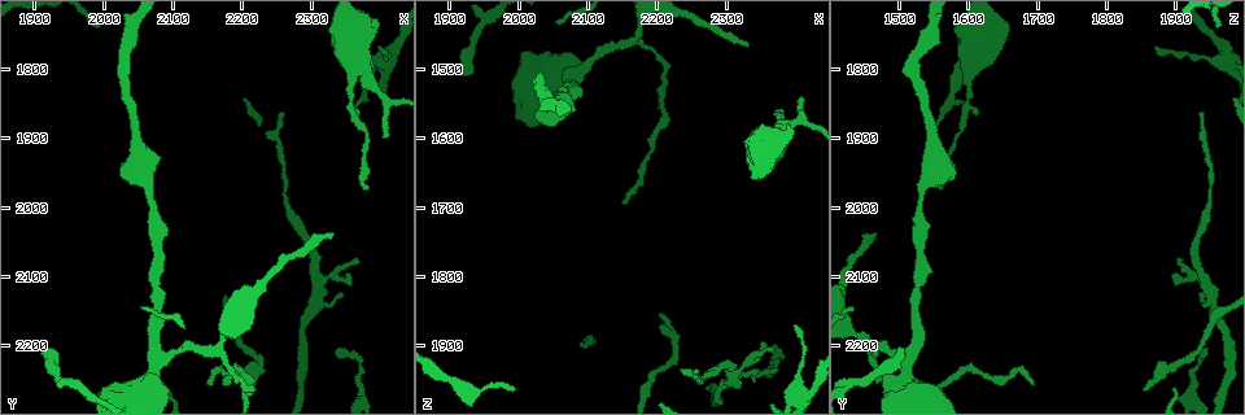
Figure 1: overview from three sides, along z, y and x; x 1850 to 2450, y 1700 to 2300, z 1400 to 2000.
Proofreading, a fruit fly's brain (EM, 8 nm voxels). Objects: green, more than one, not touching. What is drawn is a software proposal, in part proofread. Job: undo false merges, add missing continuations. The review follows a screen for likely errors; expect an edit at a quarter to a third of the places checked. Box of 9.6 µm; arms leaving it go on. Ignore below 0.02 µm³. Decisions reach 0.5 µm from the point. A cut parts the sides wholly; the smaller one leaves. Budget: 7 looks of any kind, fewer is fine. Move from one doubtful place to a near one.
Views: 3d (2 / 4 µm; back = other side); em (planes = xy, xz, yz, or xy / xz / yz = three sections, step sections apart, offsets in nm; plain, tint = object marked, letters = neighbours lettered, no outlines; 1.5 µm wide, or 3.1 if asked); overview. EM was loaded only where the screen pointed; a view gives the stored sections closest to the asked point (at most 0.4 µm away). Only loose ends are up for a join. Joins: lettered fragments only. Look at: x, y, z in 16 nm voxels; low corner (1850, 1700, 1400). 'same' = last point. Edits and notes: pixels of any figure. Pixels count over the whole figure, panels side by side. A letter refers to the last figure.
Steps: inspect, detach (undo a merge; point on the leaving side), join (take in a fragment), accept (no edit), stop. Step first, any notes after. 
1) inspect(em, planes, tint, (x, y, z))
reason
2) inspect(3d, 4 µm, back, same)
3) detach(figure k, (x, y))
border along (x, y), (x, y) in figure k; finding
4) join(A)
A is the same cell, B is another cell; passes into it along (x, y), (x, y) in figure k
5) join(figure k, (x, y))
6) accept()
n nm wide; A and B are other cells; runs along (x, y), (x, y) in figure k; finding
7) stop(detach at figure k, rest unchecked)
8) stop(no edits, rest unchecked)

inspect(3d, 2 µm, (2400, 1770, 1870))
tapers out

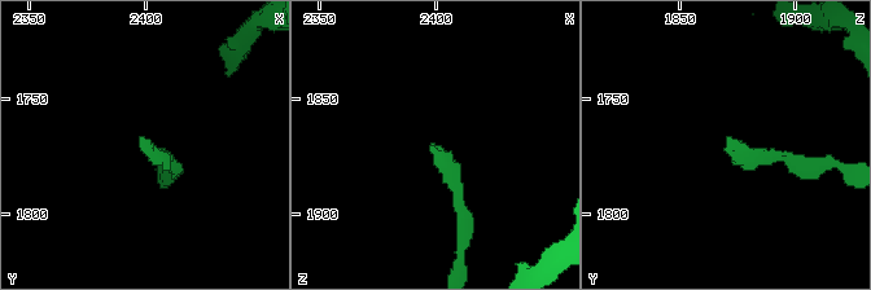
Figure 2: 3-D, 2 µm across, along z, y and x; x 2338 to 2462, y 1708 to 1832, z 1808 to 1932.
inspect(em, xz, step 8, plain, (2396, 1768, 1870))

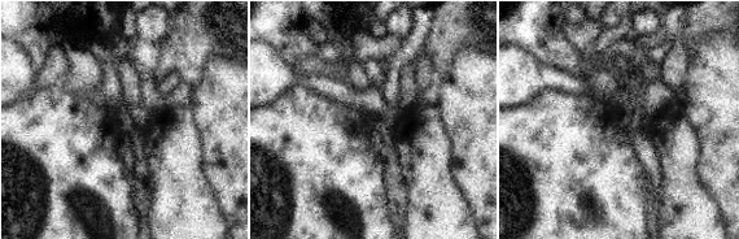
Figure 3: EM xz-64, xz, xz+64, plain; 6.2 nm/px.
inspect(em, xz, step 8, letters, same)

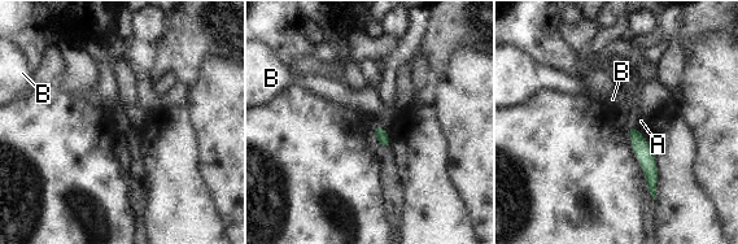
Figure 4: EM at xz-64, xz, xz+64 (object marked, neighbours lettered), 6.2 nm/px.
accept()
A and B are other cells; runs along (630, 129), (647, 158), (653, 190) in figure 4; no lettered fragment goes on from it

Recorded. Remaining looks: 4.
inspect(3d, 4 µm, back, (2405, 1900, 1540))
thin end

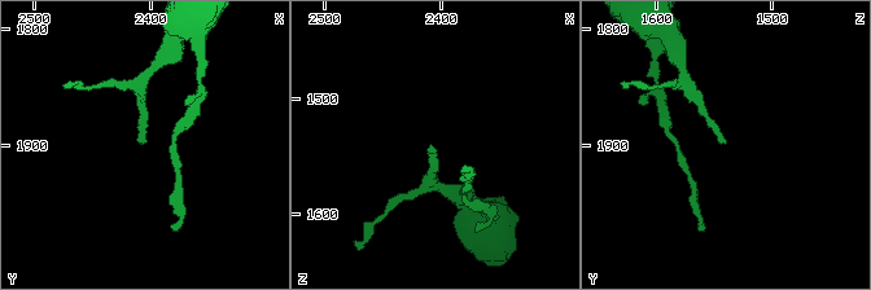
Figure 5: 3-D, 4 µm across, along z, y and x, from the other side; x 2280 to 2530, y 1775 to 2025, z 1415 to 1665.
inspect(em, yz, step 4, letters, (2406, 1900, 1542))
shape alone is not enough

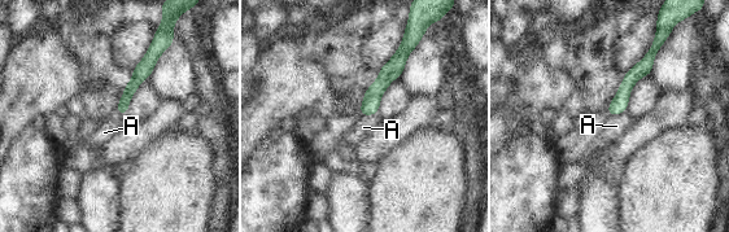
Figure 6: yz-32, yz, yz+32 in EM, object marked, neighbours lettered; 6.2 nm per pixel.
inspect(em, planes, letters, same)
cut it another way

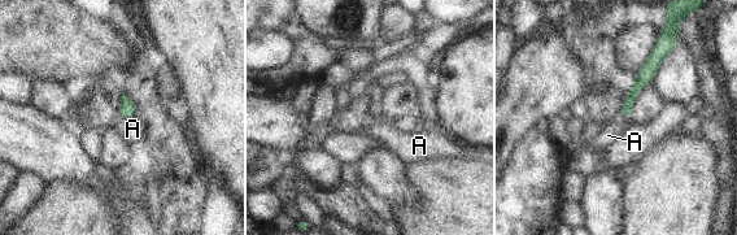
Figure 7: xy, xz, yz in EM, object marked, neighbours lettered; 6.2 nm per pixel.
accept()
A is another cell; runs along (659, 55), (633, 91), (623, 114) in figure 7; none of them fits

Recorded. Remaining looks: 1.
stop(no edits, rest unchecked)

